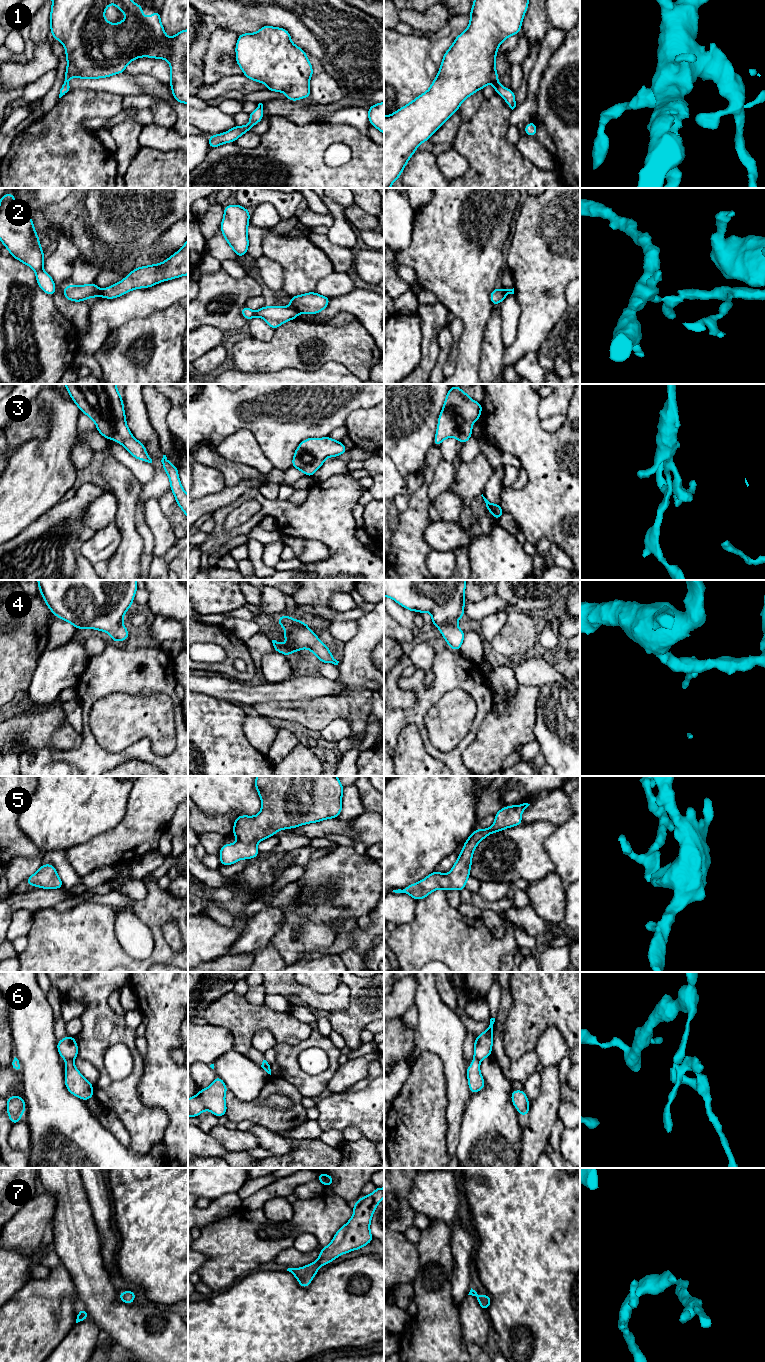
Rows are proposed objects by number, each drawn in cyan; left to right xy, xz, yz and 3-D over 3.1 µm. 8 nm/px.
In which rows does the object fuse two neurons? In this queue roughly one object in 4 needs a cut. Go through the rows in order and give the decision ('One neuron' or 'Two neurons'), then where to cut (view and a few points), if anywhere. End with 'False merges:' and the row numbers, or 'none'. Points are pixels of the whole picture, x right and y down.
1: One neuron. No split
2: Two neurons. Split along xz (291, 305), (299, 311)
3: One neuron. No split
4: One neuron. No split
5: One neuron. No split
6: Two neurons. Split along xy (72, 1059), (66, 1060)
7: One neuron. No split
False merges: 2, 6

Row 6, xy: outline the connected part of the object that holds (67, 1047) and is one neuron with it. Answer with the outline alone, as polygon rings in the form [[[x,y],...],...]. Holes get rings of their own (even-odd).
[[[69,1035],[60,1041],[57,1041],[57,1050],[62,1059],[74,1060],[78,1056],[78,1045],[75,1037]]]

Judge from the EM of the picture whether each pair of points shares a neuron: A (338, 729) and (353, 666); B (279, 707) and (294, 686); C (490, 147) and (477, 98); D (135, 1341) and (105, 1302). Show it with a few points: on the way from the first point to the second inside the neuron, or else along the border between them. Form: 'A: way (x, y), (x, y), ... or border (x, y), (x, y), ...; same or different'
A: border (351, 723), (343, 718), (334, 718), (321, 730); different
B: border (306, 698), (298, 700), (268, 700), (260, 703); different
C: border (484, 99), (475, 113), (469, 119), (463, 121); different
D: way (129, 1331), (110, 1312); same

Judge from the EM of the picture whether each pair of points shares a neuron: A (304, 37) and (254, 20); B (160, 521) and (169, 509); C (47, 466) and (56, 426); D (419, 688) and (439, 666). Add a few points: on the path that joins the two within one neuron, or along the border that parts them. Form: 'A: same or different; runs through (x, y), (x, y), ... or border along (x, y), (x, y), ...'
A: same; runs through (292, 25), (285, 18), (266, 18)
B: different; border along (157, 500), (162, 513), (170, 522)
C: same; runs through (50, 456), (56, 444), (56, 436)
D: same; runs through (428, 691), (439, 682), (439, 675)

